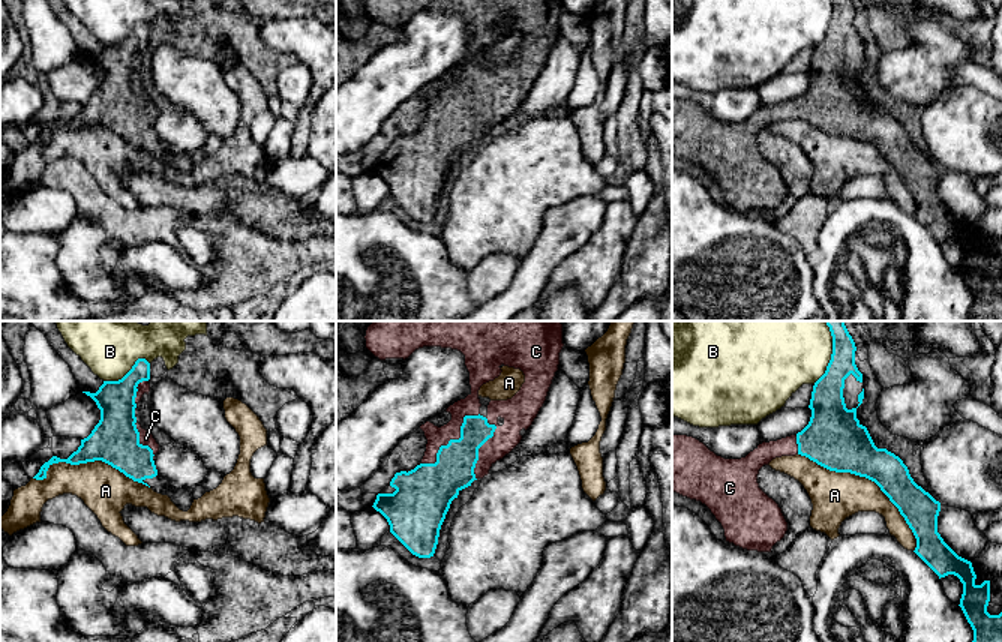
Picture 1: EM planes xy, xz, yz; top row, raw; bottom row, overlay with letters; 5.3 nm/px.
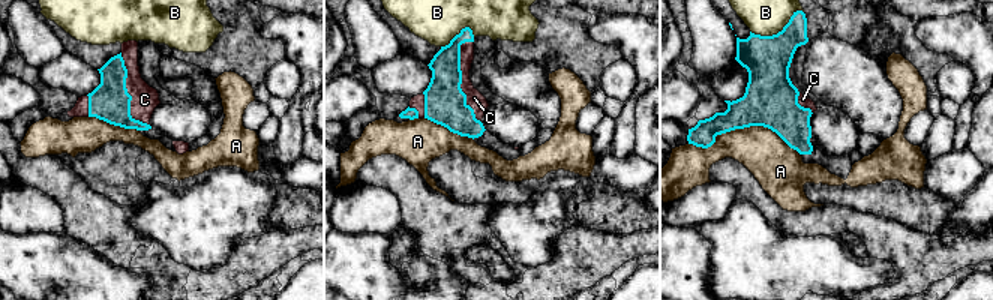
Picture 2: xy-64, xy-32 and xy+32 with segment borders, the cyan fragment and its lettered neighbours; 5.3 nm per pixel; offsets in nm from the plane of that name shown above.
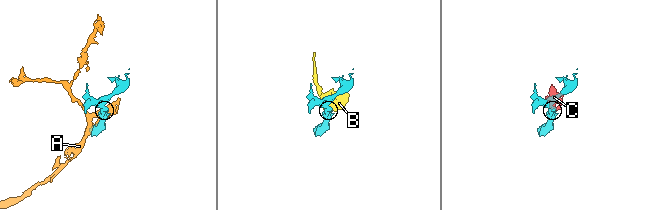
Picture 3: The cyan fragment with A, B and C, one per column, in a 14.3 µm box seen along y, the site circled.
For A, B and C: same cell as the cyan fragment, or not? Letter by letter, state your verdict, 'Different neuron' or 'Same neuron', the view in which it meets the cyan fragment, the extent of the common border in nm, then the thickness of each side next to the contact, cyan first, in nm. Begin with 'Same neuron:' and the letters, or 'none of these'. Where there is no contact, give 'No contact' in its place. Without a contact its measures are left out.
Same neuron: C
A: Different neuron. Touches cyan in yz. Shared border 800 nm. Thickness 300 nm (cyan) against 260 nm
B: Different neuron. Touches cyan in yz. Shared border 340 nm. Thickness 180 nm (cyan) against 460 nm
C: Same neuron. Touches cyan in xz. Shared border 420 nm. Thickness 220 nm (cyan) against 120 nm

